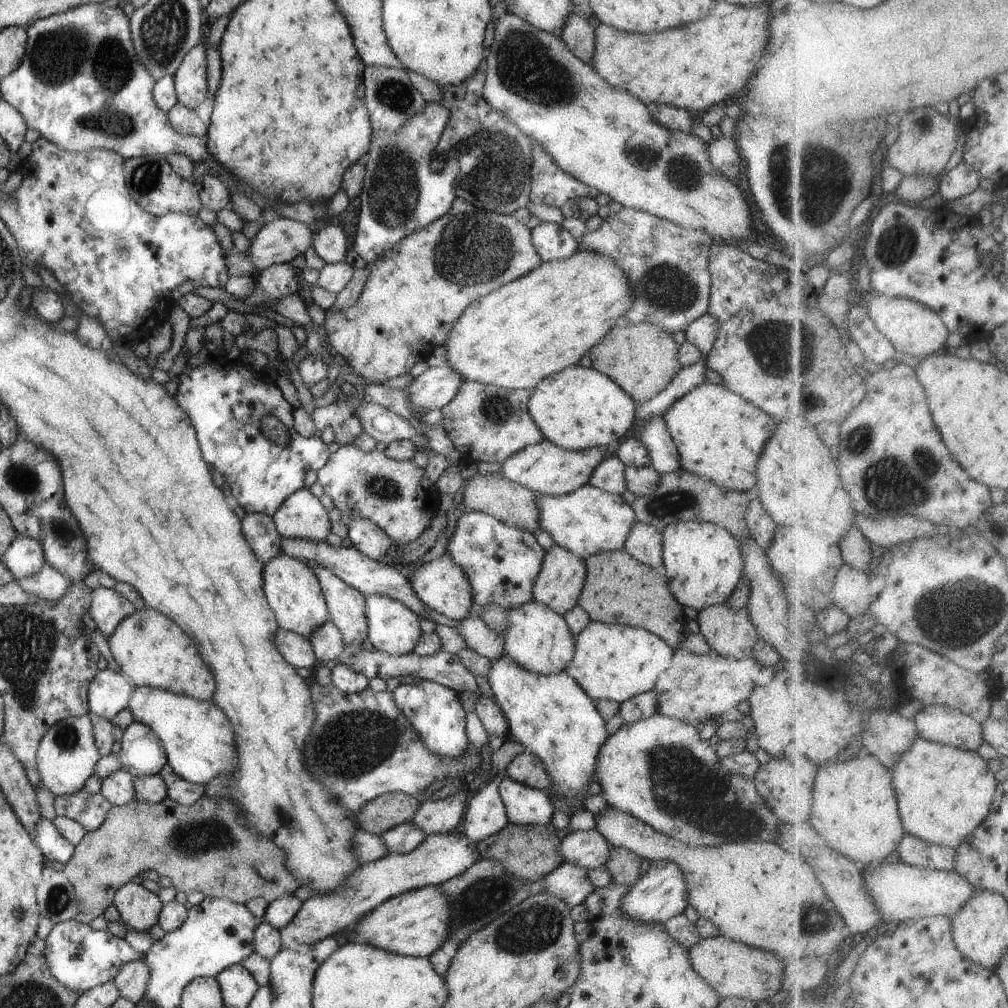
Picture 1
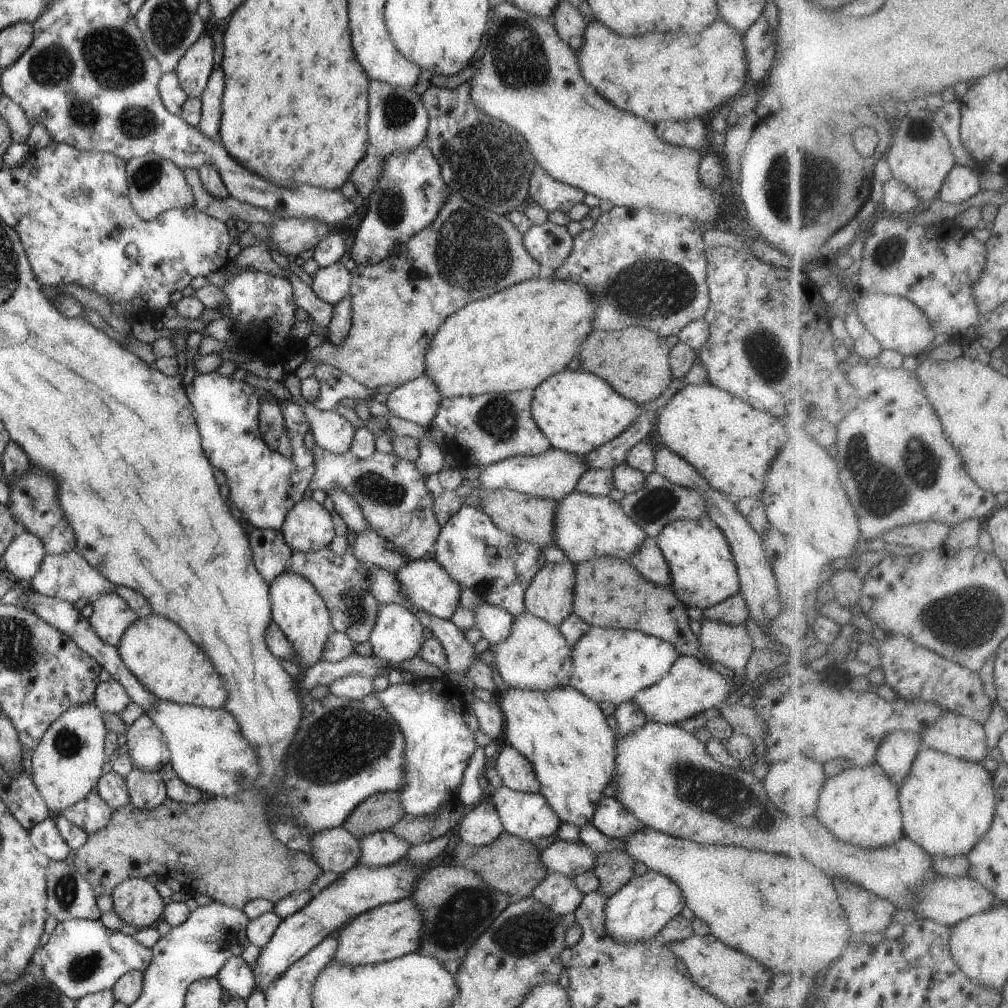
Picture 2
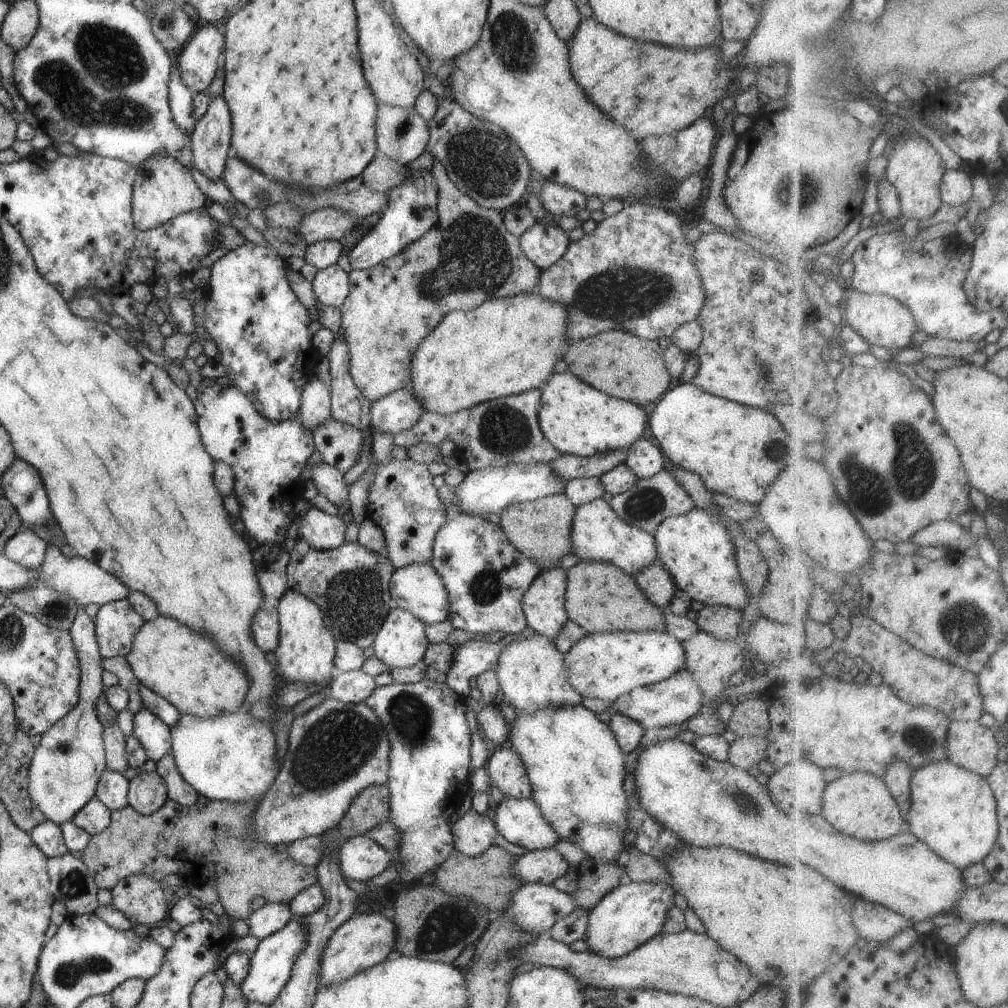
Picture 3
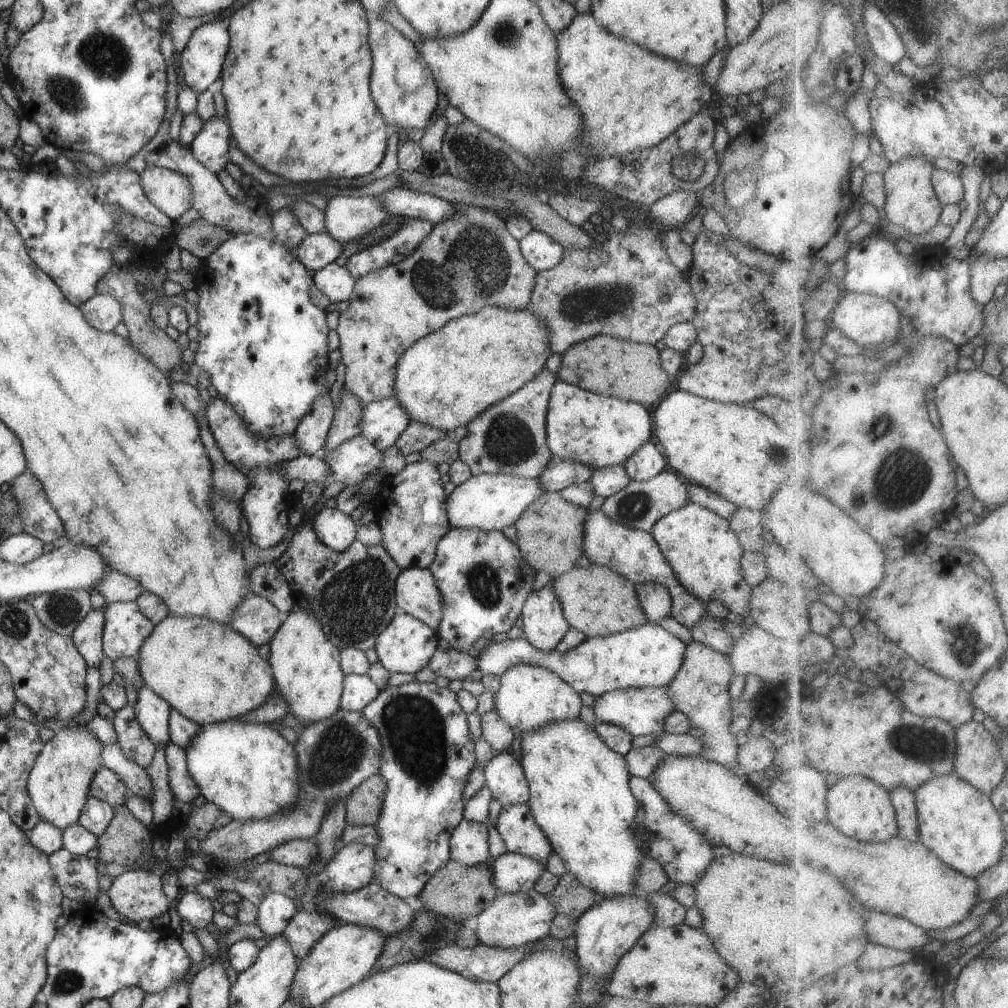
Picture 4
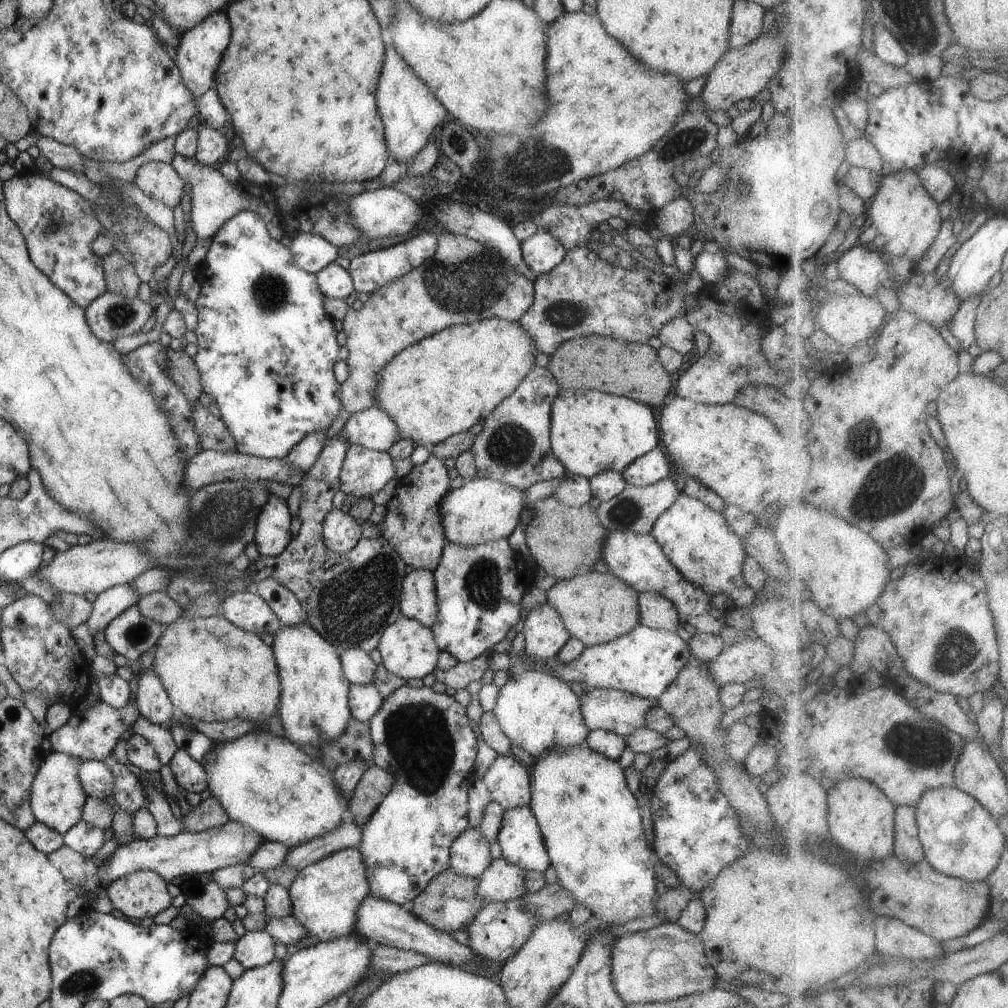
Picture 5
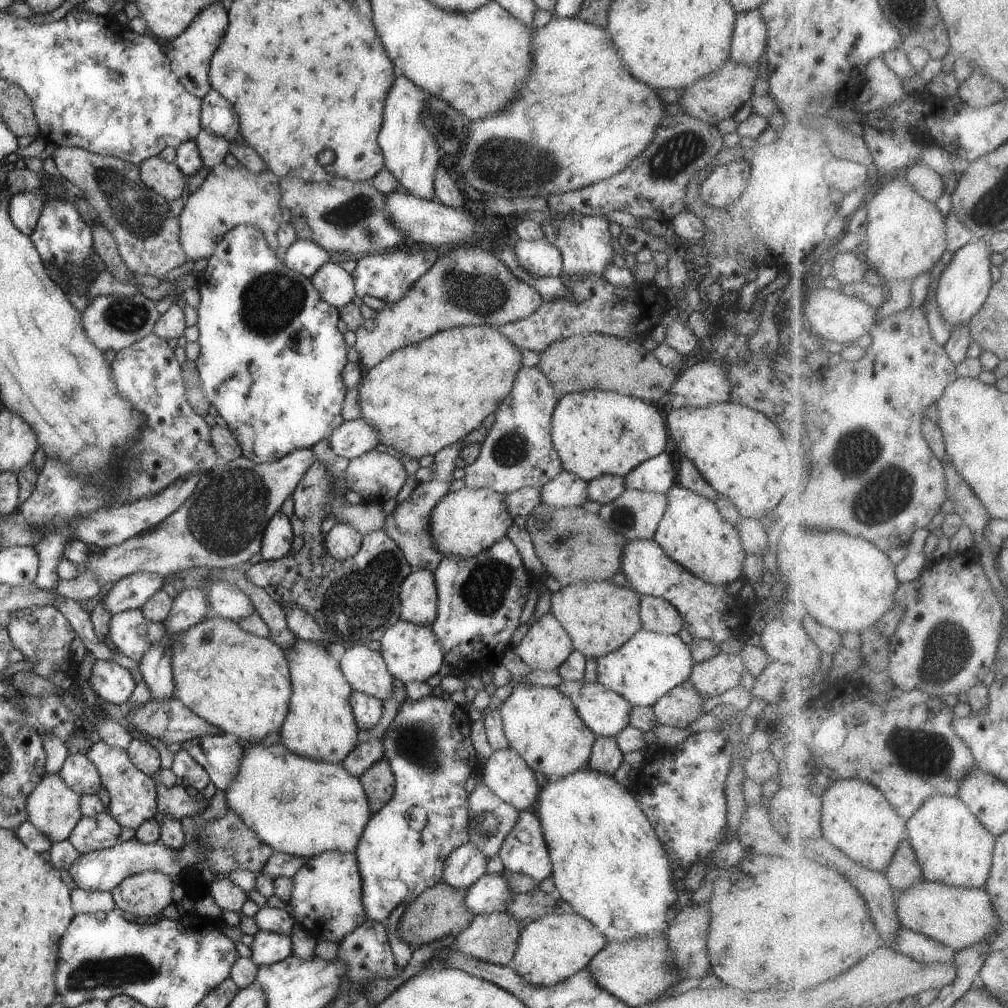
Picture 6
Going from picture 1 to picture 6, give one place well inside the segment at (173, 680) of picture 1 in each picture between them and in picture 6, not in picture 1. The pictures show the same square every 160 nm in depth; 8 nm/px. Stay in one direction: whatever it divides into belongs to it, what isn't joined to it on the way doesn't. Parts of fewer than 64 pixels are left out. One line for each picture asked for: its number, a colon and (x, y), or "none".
2: (155, 650)
3: (189, 670)
4: (208, 672)
5: (212, 670)
6: (240, 683)

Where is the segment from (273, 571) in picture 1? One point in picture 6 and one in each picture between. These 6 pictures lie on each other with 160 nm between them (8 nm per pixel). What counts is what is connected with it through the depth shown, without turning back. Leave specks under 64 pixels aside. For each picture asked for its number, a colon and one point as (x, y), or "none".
2: (296, 607)
3: (306, 650)
4: (305, 665)
5: (313, 705)
6: (320, 725)

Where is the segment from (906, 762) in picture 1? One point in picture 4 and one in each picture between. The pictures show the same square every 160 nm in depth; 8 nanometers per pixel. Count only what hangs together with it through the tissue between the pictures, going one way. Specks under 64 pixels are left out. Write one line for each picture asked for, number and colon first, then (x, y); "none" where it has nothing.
2: (949, 803)
3: (955, 810)
4: (964, 826)

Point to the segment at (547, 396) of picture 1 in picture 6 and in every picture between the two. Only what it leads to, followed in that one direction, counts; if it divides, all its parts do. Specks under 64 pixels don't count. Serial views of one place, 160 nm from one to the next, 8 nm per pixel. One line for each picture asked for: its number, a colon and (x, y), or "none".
2: (578, 411)
3: (578, 419)
4: (600, 431)
5: (590, 431)
6: (594, 432)

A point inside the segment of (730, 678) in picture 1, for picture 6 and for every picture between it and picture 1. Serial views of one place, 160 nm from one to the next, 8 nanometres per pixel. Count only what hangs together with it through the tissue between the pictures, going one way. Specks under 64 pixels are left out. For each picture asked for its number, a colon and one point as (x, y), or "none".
2: (691, 686)
3: (672, 701)
4: (642, 711)
5: (613, 710)
6: (605, 712)

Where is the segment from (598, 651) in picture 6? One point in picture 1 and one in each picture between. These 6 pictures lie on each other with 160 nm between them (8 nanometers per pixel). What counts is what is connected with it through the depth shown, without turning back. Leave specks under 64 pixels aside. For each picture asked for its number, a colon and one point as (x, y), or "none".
1: (618, 589)
2: (609, 592)
3: (600, 597)
4: (597, 601)
5: (596, 607)

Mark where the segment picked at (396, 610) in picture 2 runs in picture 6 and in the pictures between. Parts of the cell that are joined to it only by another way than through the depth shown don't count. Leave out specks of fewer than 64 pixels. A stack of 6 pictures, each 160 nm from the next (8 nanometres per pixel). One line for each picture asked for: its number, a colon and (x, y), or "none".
3: (401, 642)
4: (406, 645)
5: (408, 649)
6: (412, 653)

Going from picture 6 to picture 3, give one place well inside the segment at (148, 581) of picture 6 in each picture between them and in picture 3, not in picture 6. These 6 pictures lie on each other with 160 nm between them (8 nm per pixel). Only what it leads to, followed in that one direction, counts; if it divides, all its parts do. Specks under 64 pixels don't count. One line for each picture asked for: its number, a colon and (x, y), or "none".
3: (66, 767)
4: (88, 639)
5: (109, 604)

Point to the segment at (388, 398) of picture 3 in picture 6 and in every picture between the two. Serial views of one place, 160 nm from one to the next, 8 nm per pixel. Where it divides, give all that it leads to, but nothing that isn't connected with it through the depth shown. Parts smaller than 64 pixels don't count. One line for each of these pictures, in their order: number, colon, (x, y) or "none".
4: (383, 421)
5: (373, 428)
6: (352, 439)

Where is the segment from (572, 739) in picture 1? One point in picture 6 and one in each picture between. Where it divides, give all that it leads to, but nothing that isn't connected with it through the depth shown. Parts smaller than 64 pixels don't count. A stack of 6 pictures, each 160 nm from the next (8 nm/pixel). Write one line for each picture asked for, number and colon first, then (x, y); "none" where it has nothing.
2: (563, 733)
3: (576, 767)
4: (580, 797)
5: (590, 821)
6: (608, 864)

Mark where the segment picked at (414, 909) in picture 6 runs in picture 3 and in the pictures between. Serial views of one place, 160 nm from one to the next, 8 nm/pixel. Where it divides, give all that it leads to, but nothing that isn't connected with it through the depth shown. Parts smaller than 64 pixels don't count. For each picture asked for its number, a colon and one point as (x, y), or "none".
3: (487, 878)
4: (459, 892)
5: (450, 901)

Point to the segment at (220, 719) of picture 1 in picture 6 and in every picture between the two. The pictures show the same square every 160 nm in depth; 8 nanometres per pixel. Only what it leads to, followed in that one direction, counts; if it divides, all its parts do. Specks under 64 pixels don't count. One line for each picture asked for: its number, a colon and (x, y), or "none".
2: (207, 750)
3: (231, 756)
4: (247, 769)
5: (265, 782)
6: (299, 806)

